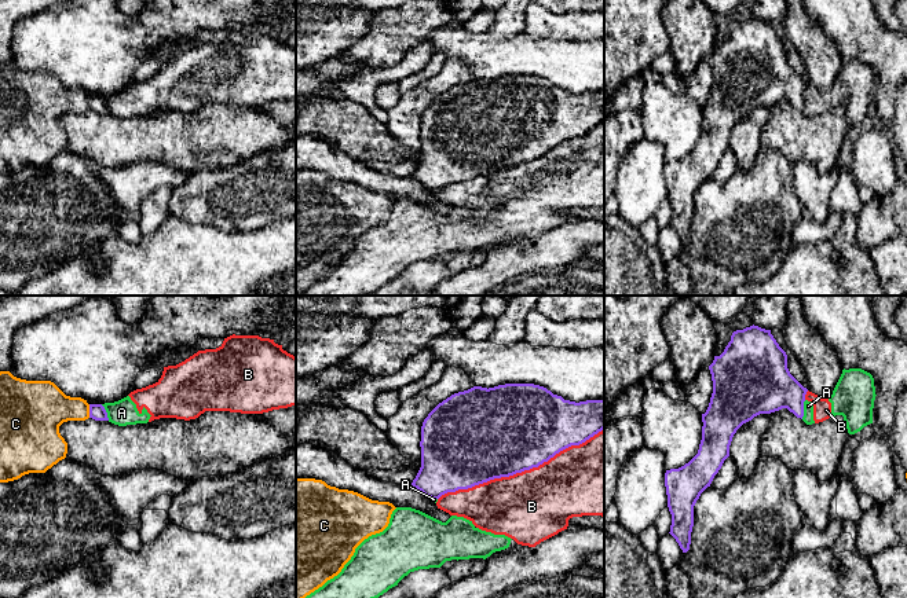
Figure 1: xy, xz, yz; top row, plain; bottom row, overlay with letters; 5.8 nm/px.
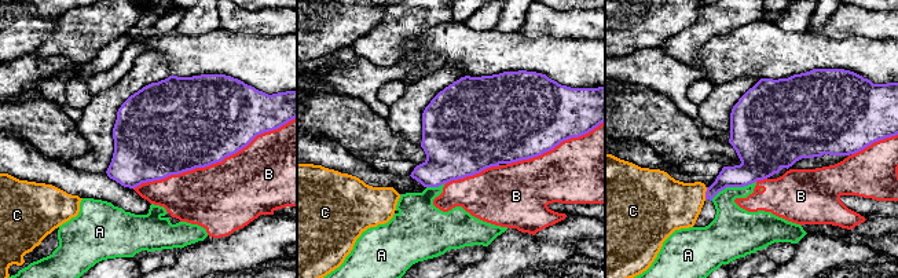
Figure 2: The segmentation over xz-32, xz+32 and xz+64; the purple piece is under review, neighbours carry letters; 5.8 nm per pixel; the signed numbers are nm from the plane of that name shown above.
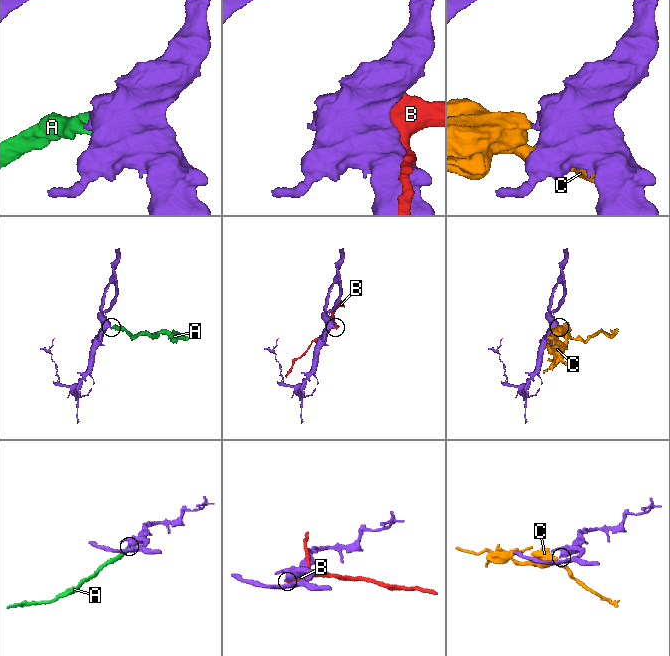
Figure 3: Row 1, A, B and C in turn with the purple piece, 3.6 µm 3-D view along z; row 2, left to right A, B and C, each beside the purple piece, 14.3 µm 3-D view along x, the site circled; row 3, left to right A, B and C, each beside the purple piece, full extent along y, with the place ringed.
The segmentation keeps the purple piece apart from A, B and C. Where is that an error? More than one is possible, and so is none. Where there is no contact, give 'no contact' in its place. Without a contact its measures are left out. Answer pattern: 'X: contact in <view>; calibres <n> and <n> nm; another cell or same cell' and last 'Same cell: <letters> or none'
A: contact in yz; calibres 300 and 60 nm; another cell
B: contact in xz; calibres 500 and 420 nm; another cell
C: contact in xy; calibres 100 and 260 nm; another cell
Same cell: none

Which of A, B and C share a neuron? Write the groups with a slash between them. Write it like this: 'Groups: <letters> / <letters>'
Groups: A B / C

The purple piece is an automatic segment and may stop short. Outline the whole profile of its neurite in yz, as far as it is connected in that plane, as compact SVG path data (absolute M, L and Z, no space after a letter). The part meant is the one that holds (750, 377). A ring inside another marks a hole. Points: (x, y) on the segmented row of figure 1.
M750 326L736 330L720 356L709 366L713 393L702 414L702 440L698 454L684 466L665 473L670 535L683 553L690 550L694 506L710 487L729 456L736 430L760 414L787 408L804 417L808 392L789 371L787 355L771 330Z

